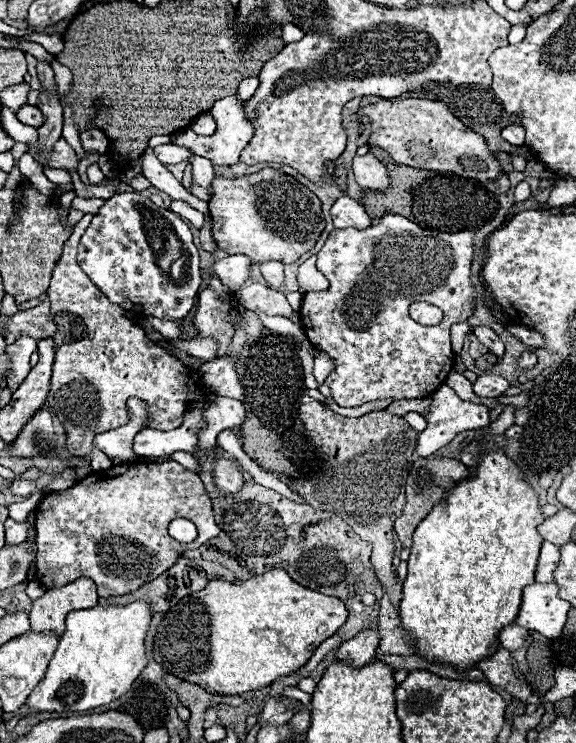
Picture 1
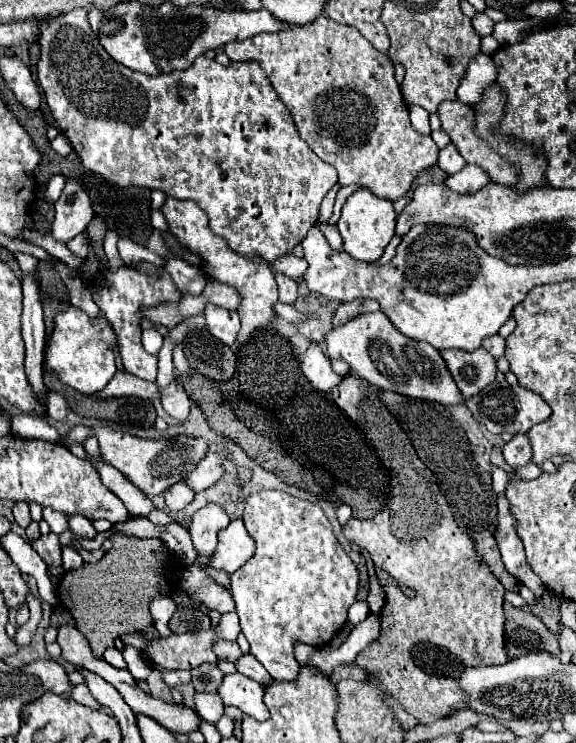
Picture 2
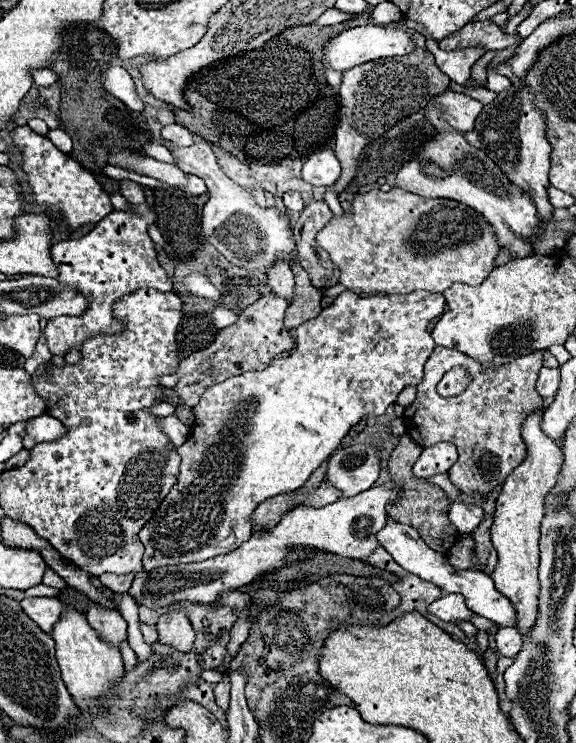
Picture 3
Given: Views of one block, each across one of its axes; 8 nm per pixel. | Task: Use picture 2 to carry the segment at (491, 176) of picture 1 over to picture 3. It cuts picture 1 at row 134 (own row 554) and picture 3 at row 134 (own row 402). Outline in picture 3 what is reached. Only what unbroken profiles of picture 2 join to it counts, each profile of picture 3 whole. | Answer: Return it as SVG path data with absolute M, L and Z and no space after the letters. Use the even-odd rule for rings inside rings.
M418 48L412 56L372 60L346 70L340 84L340 126L336 128L336 156L342 166L342 176L336 182L334 192L340 196L352 182L352 176L358 172L358 160L368 142L380 138L404 118L426 108L432 96L446 90L448 84L450 78L436 66L432 52L426 48Z

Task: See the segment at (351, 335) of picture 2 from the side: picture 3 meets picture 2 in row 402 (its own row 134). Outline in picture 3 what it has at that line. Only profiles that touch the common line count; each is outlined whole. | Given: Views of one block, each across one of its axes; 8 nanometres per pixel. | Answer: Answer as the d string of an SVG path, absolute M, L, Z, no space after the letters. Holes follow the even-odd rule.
M442 132L424 142L414 160L406 162L396 172L398 188L416 192L420 196L440 196L448 200L460 200L480 212L494 230L500 248L506 248L512 258L526 258L532 254L534 240L544 236L542 220L536 214L532 196L512 184L508 176L478 148L472 148L462 134Z

